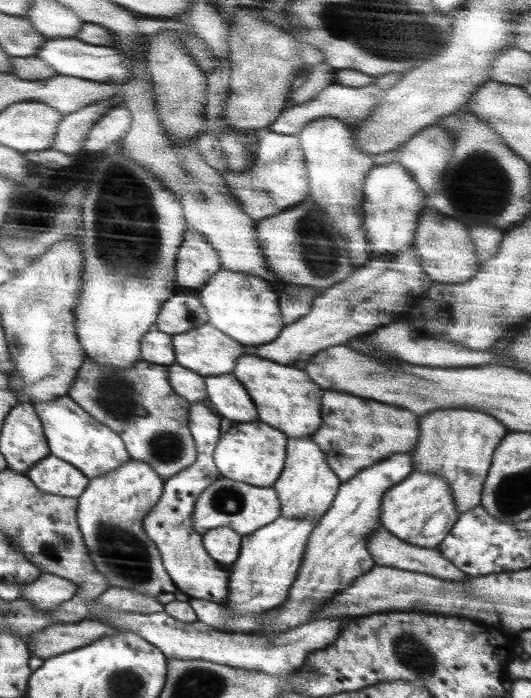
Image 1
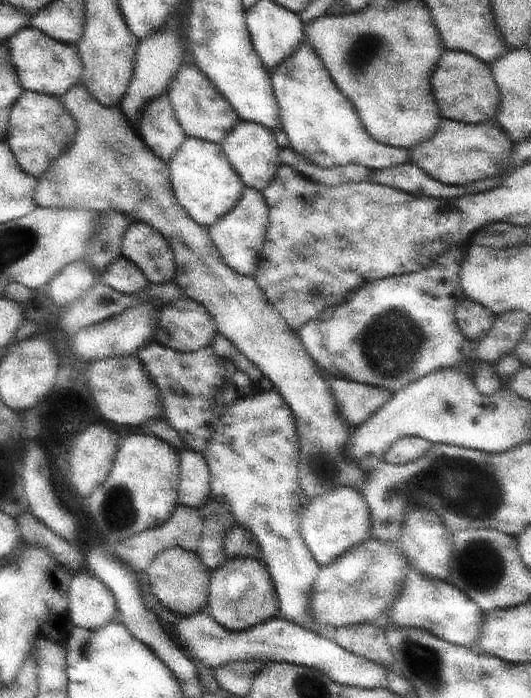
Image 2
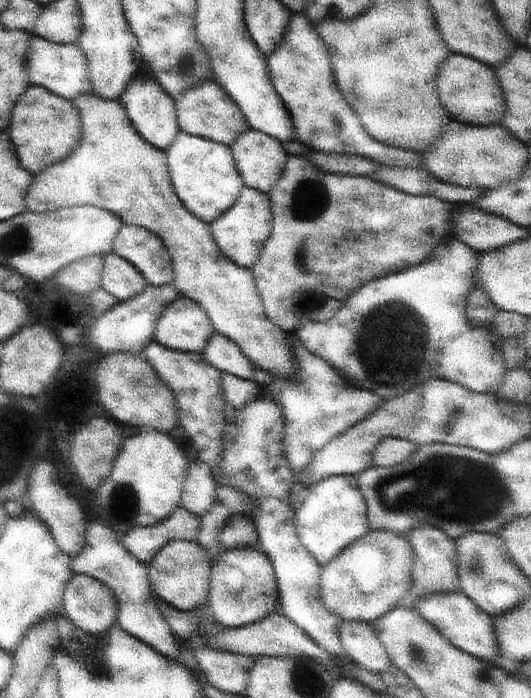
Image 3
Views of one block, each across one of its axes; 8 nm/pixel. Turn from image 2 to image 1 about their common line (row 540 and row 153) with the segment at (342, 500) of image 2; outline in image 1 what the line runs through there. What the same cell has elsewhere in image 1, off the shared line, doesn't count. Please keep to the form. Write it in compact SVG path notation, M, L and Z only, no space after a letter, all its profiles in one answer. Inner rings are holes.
M324 117L306 125L297 136L300 138L301 147L305 148L310 196L332 217L337 231L345 237L346 248L353 257L354 265L358 265L360 269L372 258L364 228L364 186L365 179L375 166L372 162L373 155L358 147L356 131L354 125L336 118Z

